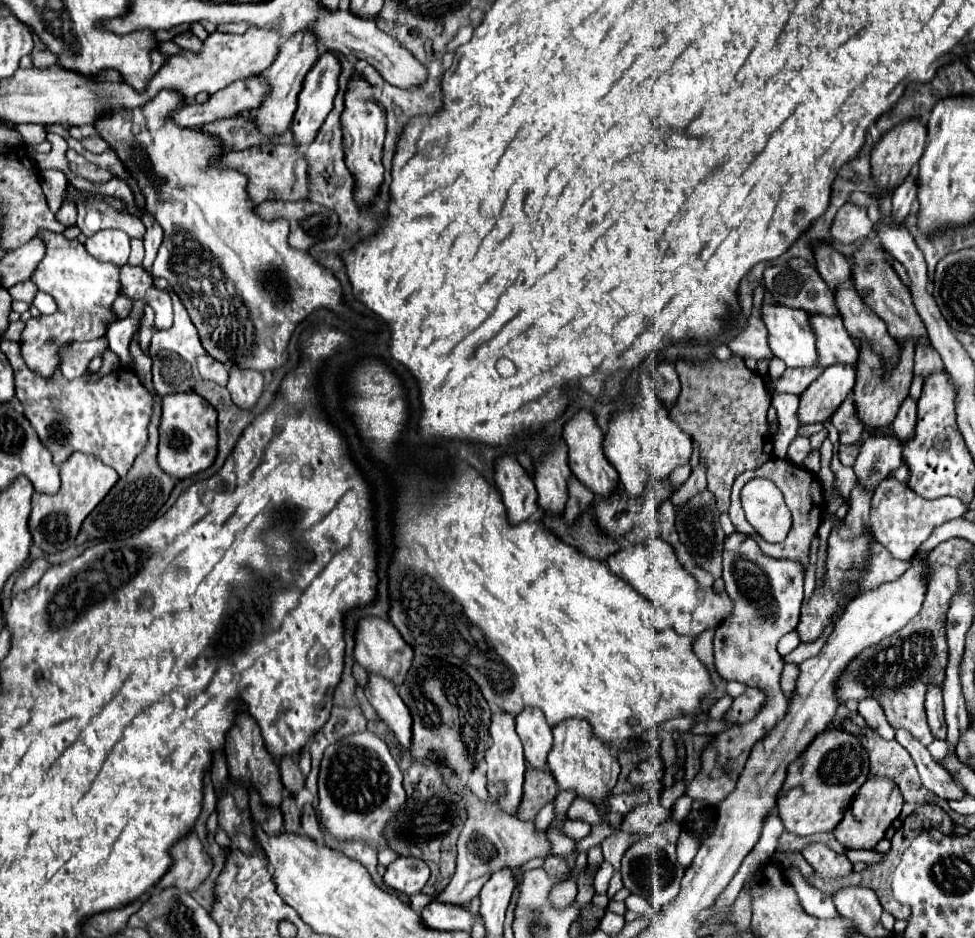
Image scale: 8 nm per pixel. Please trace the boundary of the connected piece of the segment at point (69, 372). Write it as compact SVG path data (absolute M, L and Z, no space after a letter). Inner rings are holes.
M96 339L88 343L72 343L72 347L64 347L64 365L62 365L62 375L64 377L80 377L92 357L102 357L104 351L108 351L108 339Z

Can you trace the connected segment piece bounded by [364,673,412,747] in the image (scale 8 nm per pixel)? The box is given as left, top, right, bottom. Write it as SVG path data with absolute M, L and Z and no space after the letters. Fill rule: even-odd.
M368 673L368 685L364 687L366 699L372 703L376 713L380 715L382 721L394 731L398 743L402 747L410 747L412 743L412 719L408 715L408 707L400 699L394 683L382 675Z

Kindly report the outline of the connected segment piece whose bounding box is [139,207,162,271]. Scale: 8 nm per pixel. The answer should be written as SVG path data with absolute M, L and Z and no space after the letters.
M144 207L139 210L141 212L141 220L144 223L144 227L146 227L146 233L144 233L143 237L144 251L146 253L144 253L142 267L144 267L144 271L150 271L152 263L156 259L156 251L158 251L158 247L162 243L162 231L160 231L156 219L152 219L152 215L148 215Z

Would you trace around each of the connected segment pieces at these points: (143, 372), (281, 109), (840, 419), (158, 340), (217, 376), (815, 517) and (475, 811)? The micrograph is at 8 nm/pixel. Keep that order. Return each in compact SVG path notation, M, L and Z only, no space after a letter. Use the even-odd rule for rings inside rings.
M136 339L130 345L130 353L132 353L132 359L134 359L134 365L136 365L136 375L140 377L144 387L148 387L148 391L154 393L154 413L152 413L152 419L150 419L150 425L148 425L148 443L146 443L144 451L136 457L136 463L132 465L128 475L122 477L112 487L112 491L100 501L100 505L86 517L86 521L82 523L82 529L80 529L78 537L76 537L76 545L82 545L82 543L94 541L94 539L98 539L98 541L116 541L116 539L132 537L134 533L142 531L144 527L148 527L156 519L156 513L168 501L170 491L176 485L174 479L170 475L166 475L160 469L158 461L156 461L158 437L160 437L158 427L160 427L160 401L162 401L162 397L156 395L156 391L152 387L152 357L146 355L140 349Z
M298 31L292 37L284 39L280 47L282 47L282 51L278 53L276 61L262 73L272 87L272 93L258 109L258 117L256 117L258 129L264 135L280 135L290 127L294 111L296 111L296 99L302 89L302 81L320 55L318 53L318 39L316 39L316 33L312 33L312 31Z
M848 397L832 415L832 425L838 429L839 443L846 445L854 445L862 439L864 433L864 423L860 421L858 413L856 413L856 405L854 399Z
M171 287L169 291L172 295L172 305L174 305L174 325L170 329L154 333L154 337L150 341L150 355L156 357L160 349L168 349L168 351L178 353L188 363L196 365L196 357L204 353L204 349L200 347L198 335L196 335L196 327L188 319L188 313L184 311L180 297Z
M208 355L199 356L197 362L198 371L203 379L212 380L220 386L227 385L228 372L220 362Z
M770 459L768 463L764 463L762 467L758 467L756 471L746 471L742 473L734 485L732 485L732 503L730 503L730 509L728 509L728 515L736 527L736 531L744 533L744 535L750 535L756 539L756 543L760 545L760 549L764 551L764 555L772 555L776 559L794 559L794 561L800 561L804 567L808 565L808 549L810 549L810 543L812 543L812 537L814 533L818 531L818 525L822 521L822 511L824 511L824 495L822 495L822 485L820 485L820 479L806 471L806 469L800 469L800 465L794 465L786 459ZM754 477L764 477L764 479L770 479L784 495L786 499L786 505L792 513L792 529L788 533L788 537L782 541L782 543L766 543L764 539L760 539L760 535L746 523L744 519L744 513L742 513L742 507L740 507L740 489L744 487L744 483L748 483L750 479Z
M434 755L430 759L440 777L444 779L446 787L466 799L466 821L462 825L460 837L458 837L458 861L456 861L456 873L448 887L438 893L436 901L440 903L450 903L450 905L468 905L474 897L478 897L482 885L488 881L488 877L494 871L500 871L504 867L518 869L526 861L534 857L548 857L550 855L550 843L544 833L538 833L534 829L532 821L520 821L518 817L502 811L494 799L480 801L464 783L462 779L444 763L442 757Z

